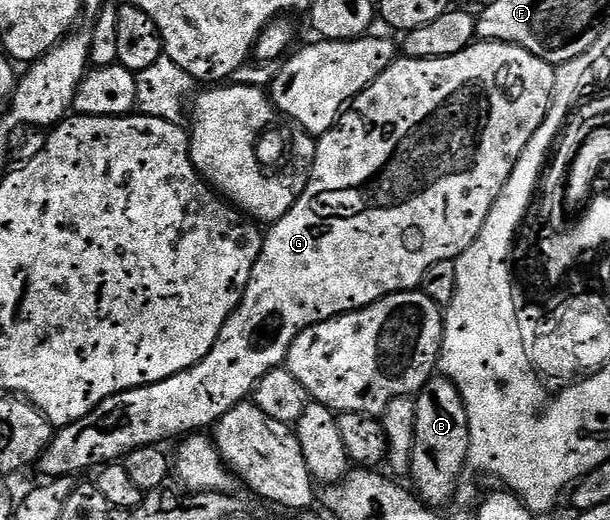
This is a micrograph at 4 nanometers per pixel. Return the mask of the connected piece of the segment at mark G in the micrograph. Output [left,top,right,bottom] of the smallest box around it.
[38,40,555,479]

